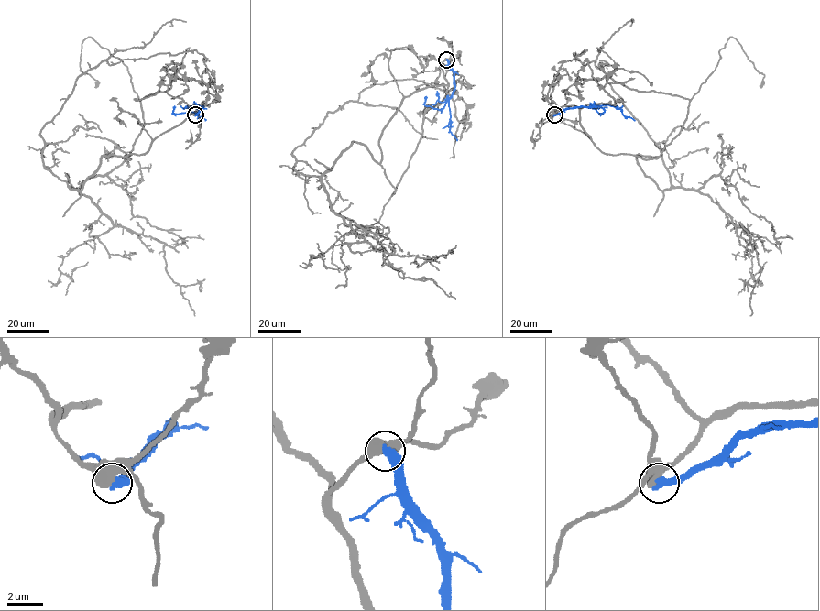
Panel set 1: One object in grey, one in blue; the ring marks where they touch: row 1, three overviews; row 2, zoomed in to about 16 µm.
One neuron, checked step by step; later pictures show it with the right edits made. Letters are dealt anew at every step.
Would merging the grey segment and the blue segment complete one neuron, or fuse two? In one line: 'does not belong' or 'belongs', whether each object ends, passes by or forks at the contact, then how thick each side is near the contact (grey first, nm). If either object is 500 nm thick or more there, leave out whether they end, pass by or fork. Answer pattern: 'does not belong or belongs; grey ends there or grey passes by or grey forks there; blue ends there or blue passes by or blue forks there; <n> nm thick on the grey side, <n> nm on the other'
does not belong; 650 nm thick on the grey side, 460 nm on the other

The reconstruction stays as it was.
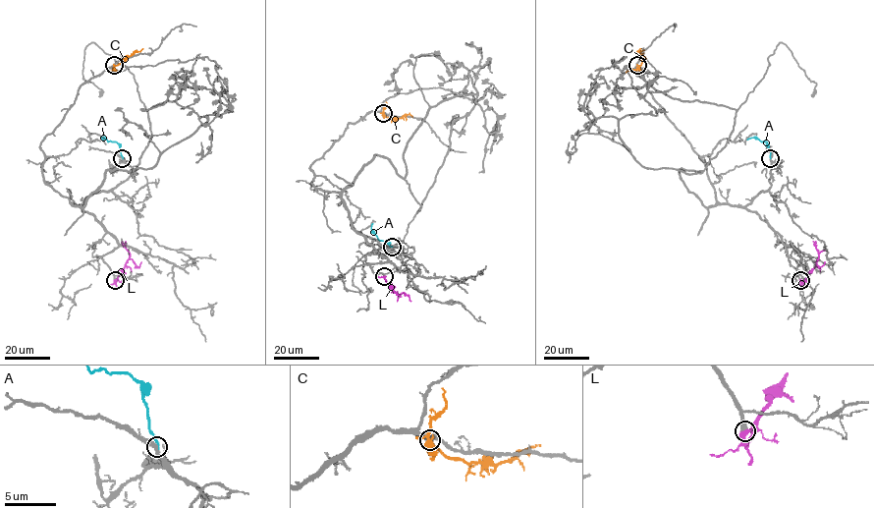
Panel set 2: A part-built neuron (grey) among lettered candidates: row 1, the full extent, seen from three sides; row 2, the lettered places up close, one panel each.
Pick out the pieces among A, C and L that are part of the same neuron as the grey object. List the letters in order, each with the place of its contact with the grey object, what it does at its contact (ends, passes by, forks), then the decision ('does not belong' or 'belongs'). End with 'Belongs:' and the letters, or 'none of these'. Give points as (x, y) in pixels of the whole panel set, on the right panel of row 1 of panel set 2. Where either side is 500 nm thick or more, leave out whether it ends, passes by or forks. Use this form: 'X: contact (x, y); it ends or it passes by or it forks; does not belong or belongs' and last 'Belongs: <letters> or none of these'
A: contact (770, 158); it ends; does not belong
C: contact (637, 65); it ends; does not belong
L: contact (800, 280); it ends; belongs
Belongs: L

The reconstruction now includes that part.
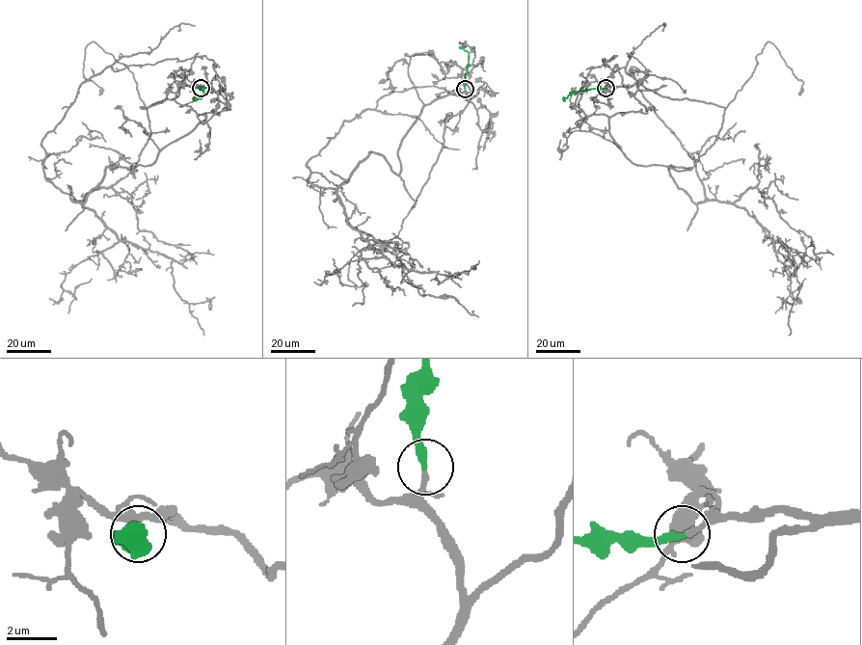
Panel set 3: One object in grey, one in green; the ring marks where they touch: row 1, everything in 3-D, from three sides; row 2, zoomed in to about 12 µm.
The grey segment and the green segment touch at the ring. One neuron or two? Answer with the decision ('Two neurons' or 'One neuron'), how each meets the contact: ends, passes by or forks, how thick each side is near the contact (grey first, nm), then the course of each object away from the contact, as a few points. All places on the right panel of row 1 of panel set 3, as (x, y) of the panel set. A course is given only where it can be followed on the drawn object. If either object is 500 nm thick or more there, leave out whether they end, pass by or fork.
One neuron. At the ring grey ends. At the ring green ends. Thickness 220 nm (grey) against 320 nm. Course of grey: (606, 88), (724, 108), (694, 165), (668, 167), (702, 202), (637, 81), (604, 65), (617, 55), (600, 67). Course of green: (606, 88), (577, 91), (564, 101)

